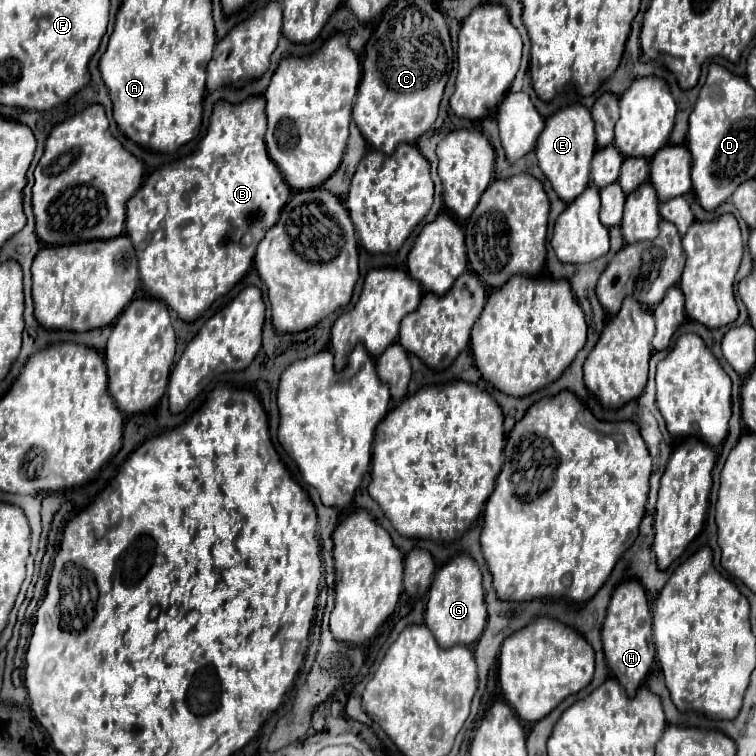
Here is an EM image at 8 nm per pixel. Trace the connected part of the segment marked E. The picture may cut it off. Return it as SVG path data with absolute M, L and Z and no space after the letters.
M572 104L550 116L536 142L536 156L542 172L550 180L558 198L568 204L576 200L578 194L584 192L584 186L590 184L590 160L594 152L596 152L594 120L590 116L590 110L584 108L582 104Z

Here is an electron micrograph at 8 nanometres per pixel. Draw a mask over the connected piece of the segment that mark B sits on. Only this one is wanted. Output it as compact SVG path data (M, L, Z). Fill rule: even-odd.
M262 96L248 98L242 104L218 102L198 150L180 162L154 170L126 204L126 234L138 254L140 280L152 298L164 302L184 322L198 320L216 298L230 292L242 280L252 266L260 238L278 222L288 202L290 186L268 158L264 134L266 102Z

